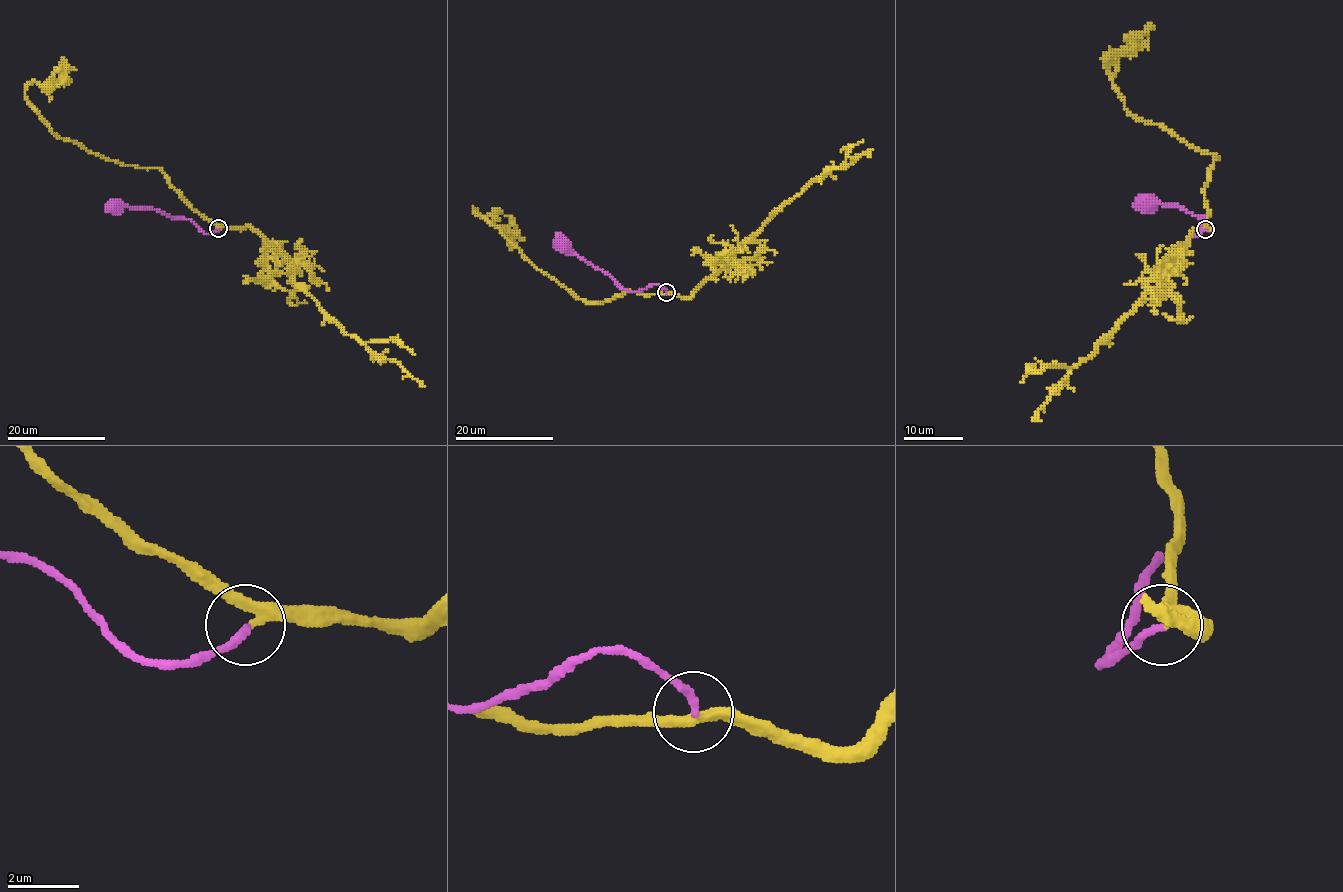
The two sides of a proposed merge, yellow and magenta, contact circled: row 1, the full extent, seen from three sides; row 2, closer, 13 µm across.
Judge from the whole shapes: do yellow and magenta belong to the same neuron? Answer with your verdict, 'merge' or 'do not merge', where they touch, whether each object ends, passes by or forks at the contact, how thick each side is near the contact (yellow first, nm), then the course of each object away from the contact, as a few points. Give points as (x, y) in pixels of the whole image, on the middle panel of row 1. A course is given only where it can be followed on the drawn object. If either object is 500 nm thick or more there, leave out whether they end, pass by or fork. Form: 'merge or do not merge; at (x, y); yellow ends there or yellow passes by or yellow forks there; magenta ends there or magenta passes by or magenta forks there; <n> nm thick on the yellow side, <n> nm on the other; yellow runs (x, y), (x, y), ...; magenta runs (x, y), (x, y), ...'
merge; at (666, 292); yellow passes by; magenta ends there; 280 nm thick on the yellow side, 220 nm on the other; yellow runs (667, 293), (576, 298), (473, 209), (514, 234), (517, 227), (505, 215); magenta runs (666, 292), (657, 285), (637, 292), (623, 290), (601, 270), (582, 260), (569, 244), (563, 243)

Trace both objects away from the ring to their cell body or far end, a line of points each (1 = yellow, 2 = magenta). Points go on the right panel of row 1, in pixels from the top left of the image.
1: (1206, 230), (1205, 184), (1217, 157), (1138, 120), (1104, 66), (1108, 53), (1128, 55), (1135, 46), (1111, 57)
2: (1205, 230), (1196, 236), (1205, 219), (1178, 206), (1145, 203)

